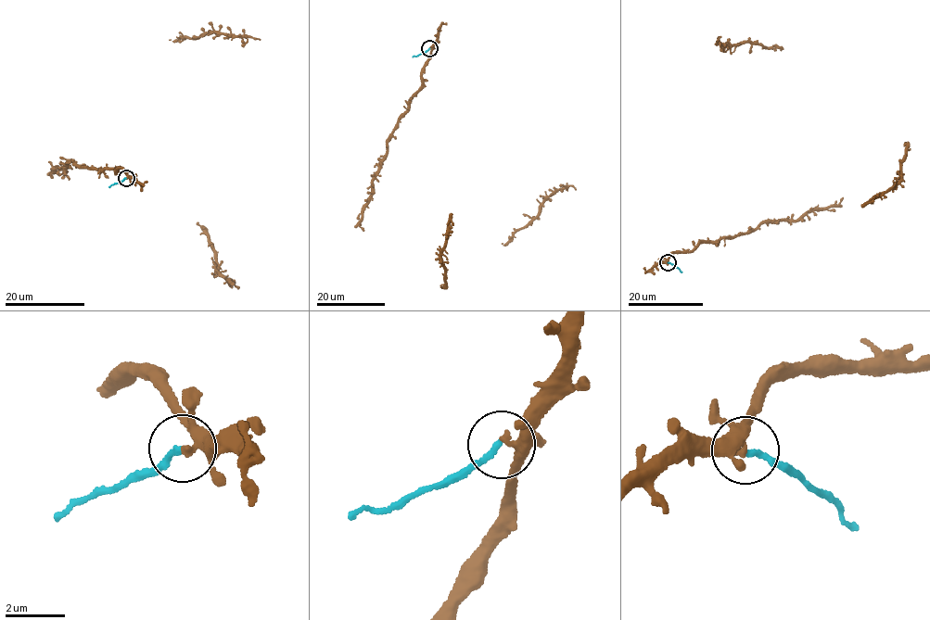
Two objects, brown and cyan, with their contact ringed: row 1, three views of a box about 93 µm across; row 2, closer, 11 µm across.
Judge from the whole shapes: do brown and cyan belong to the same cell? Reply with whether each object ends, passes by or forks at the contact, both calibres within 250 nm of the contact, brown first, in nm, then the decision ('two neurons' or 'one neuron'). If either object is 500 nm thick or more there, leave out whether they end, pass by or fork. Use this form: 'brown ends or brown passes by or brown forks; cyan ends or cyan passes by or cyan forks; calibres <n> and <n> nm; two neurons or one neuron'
brown forks; cyan ends; calibres 200 and 190 nm; two neurons

